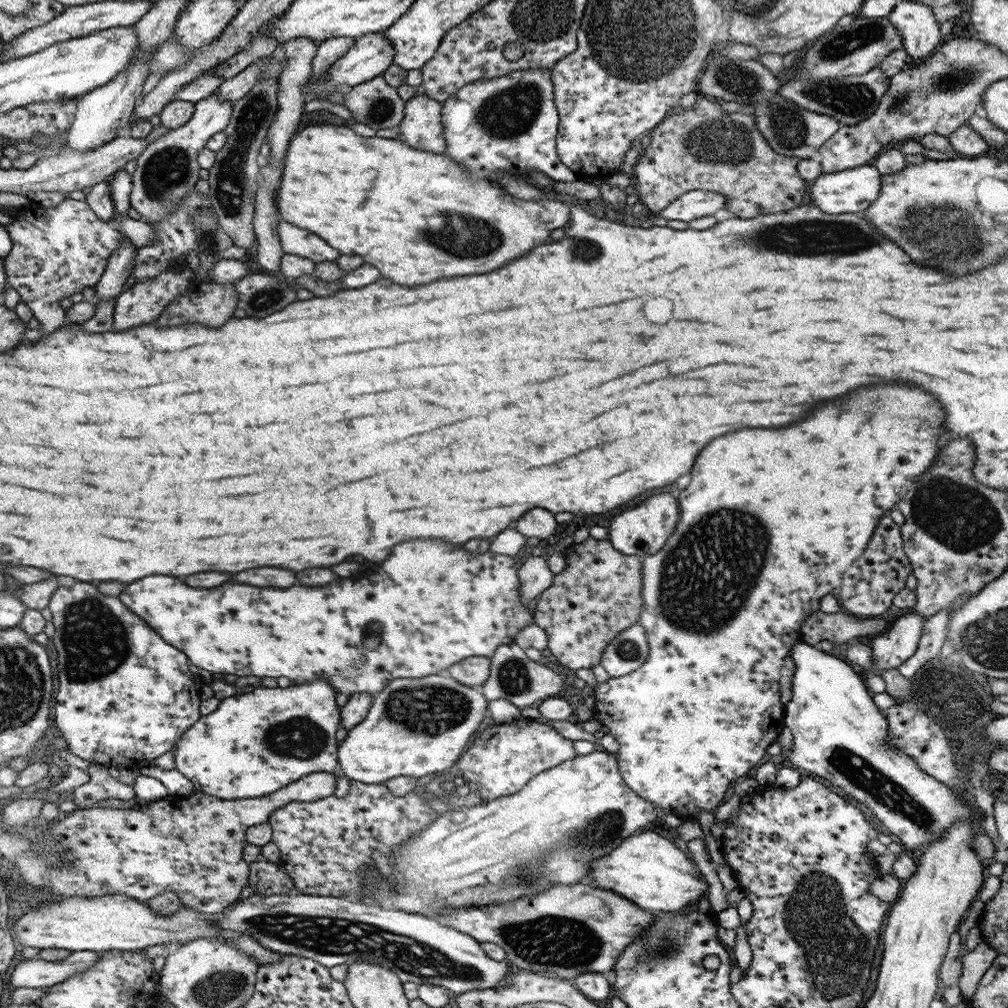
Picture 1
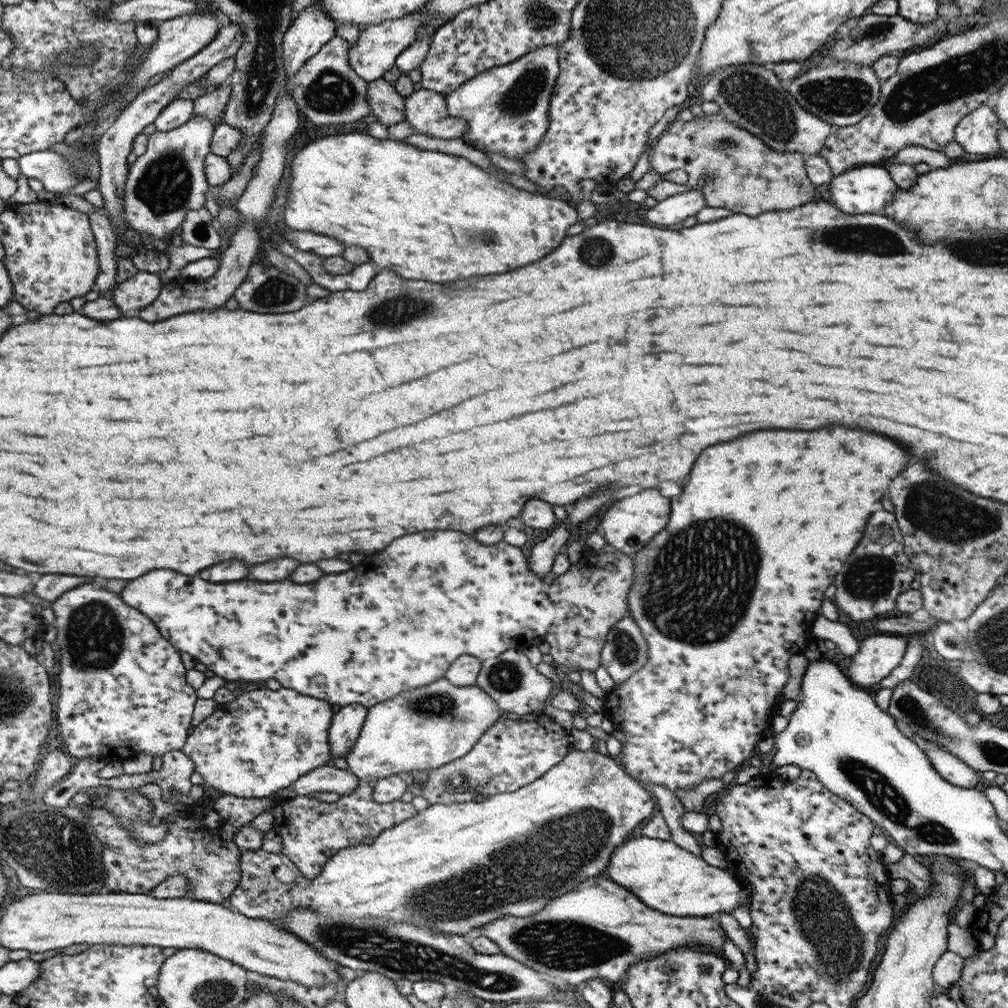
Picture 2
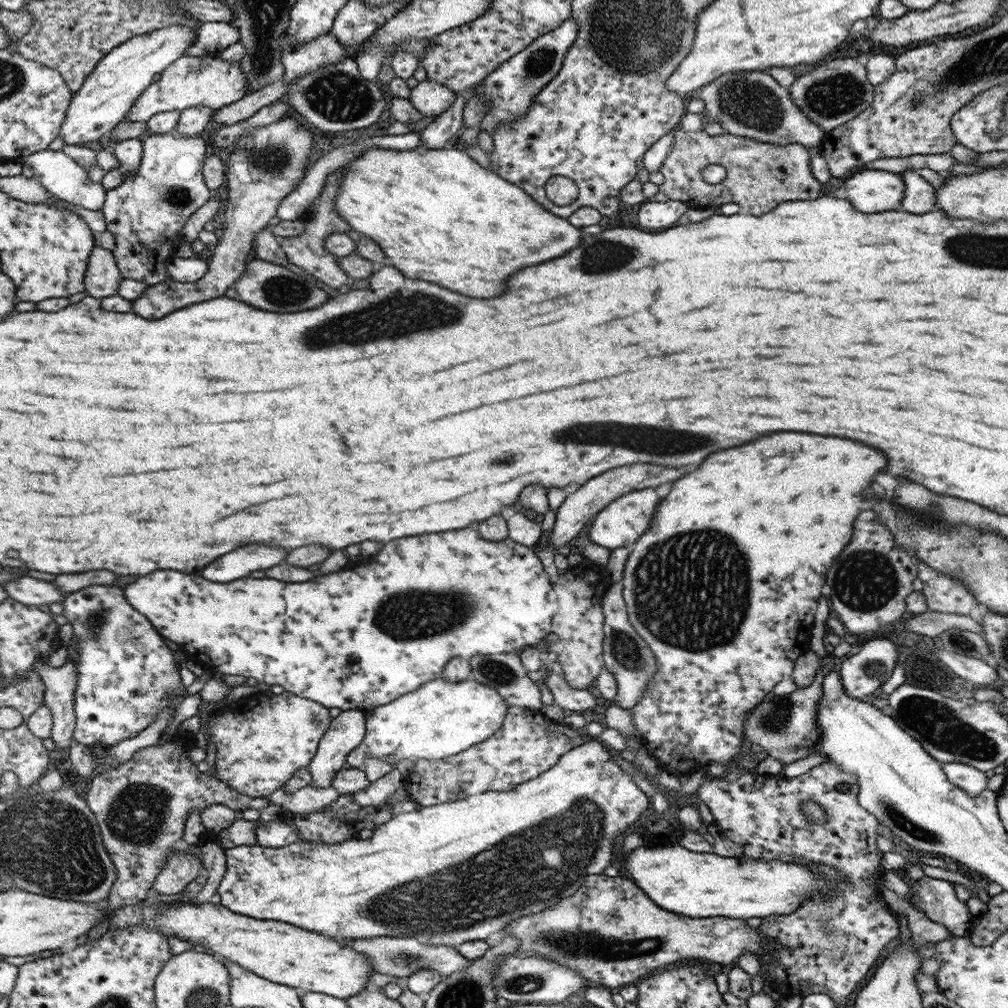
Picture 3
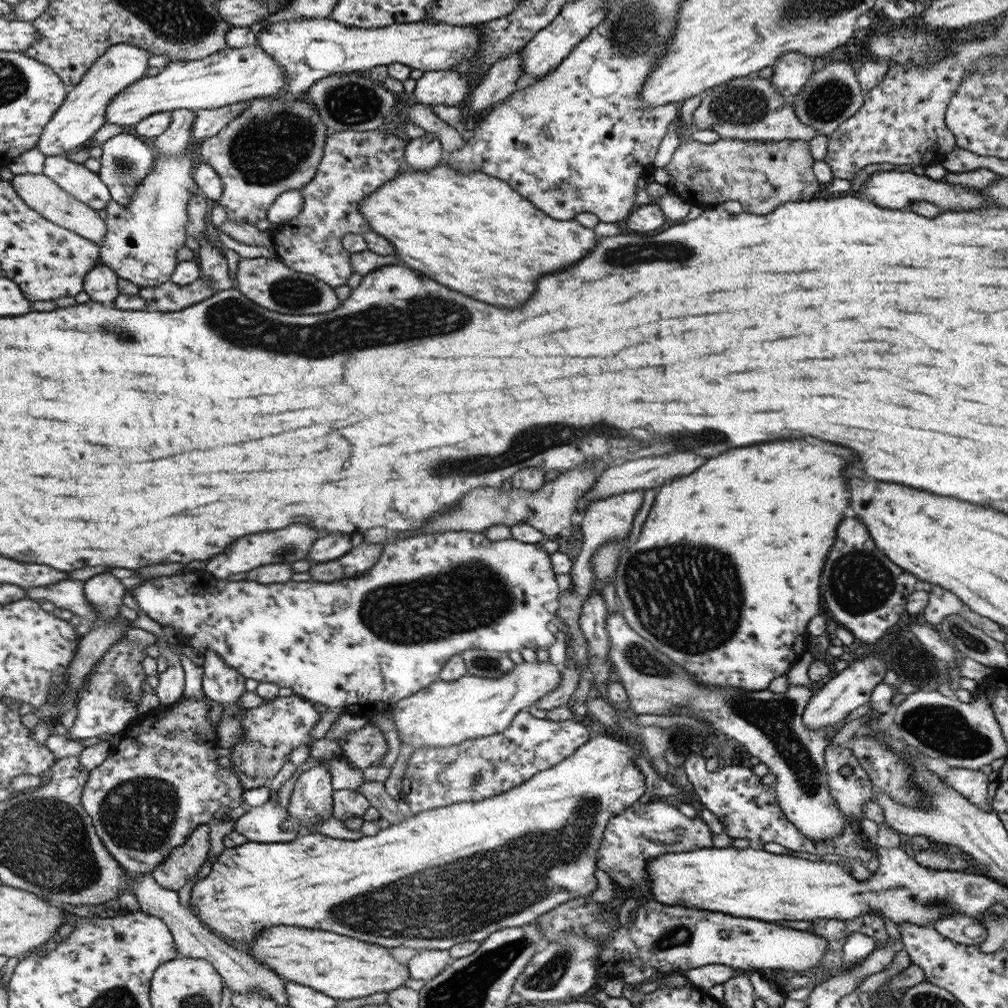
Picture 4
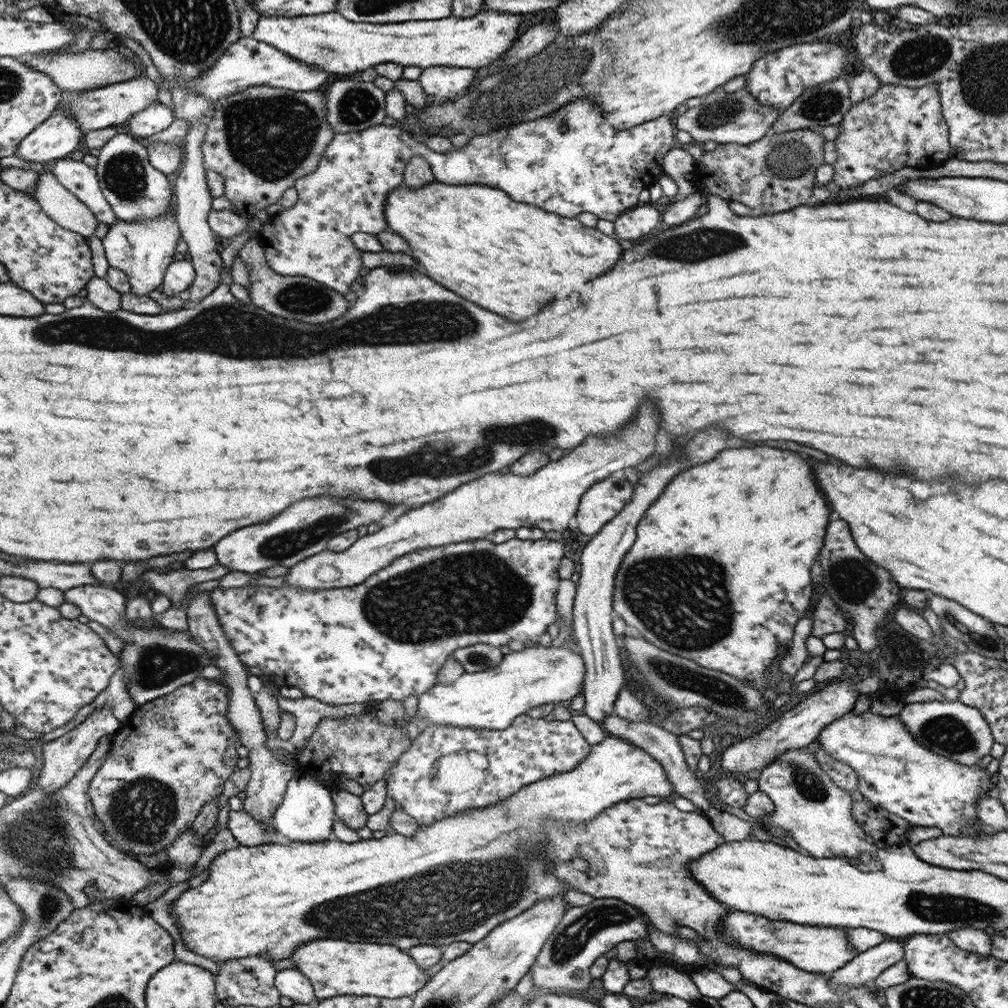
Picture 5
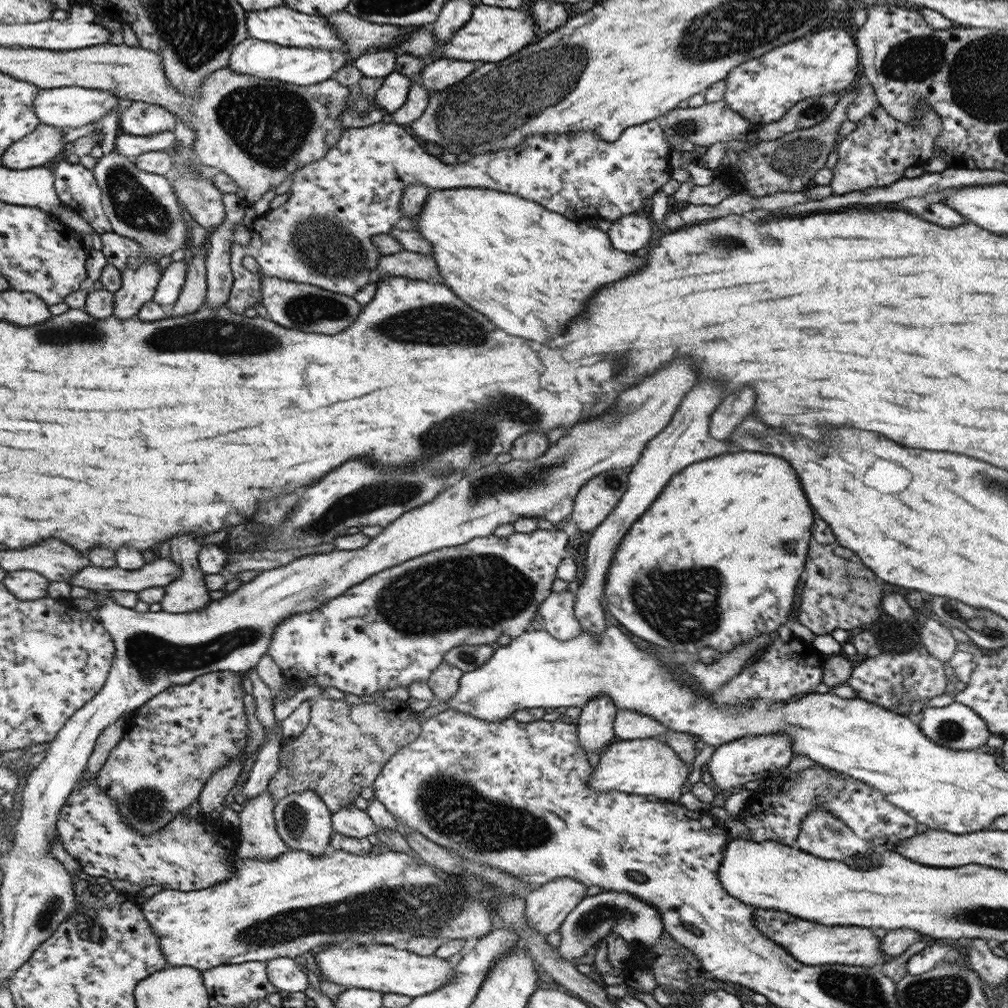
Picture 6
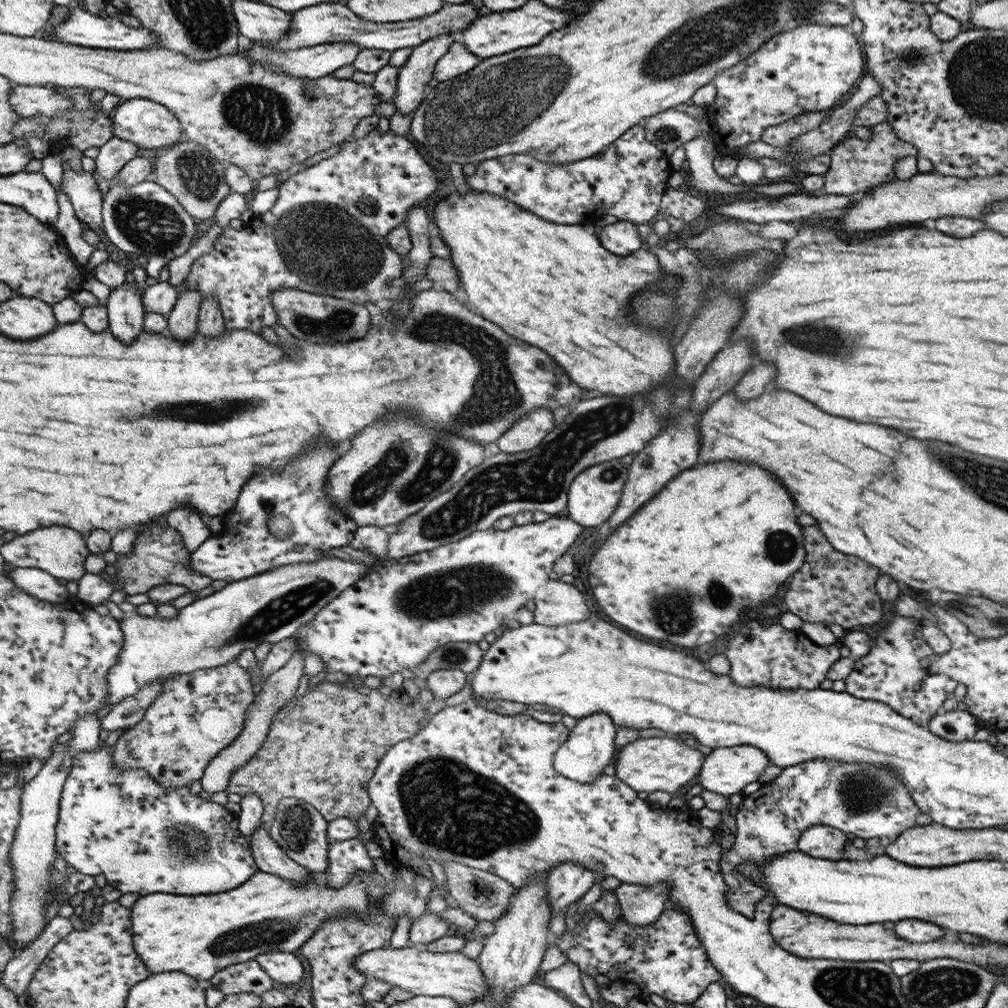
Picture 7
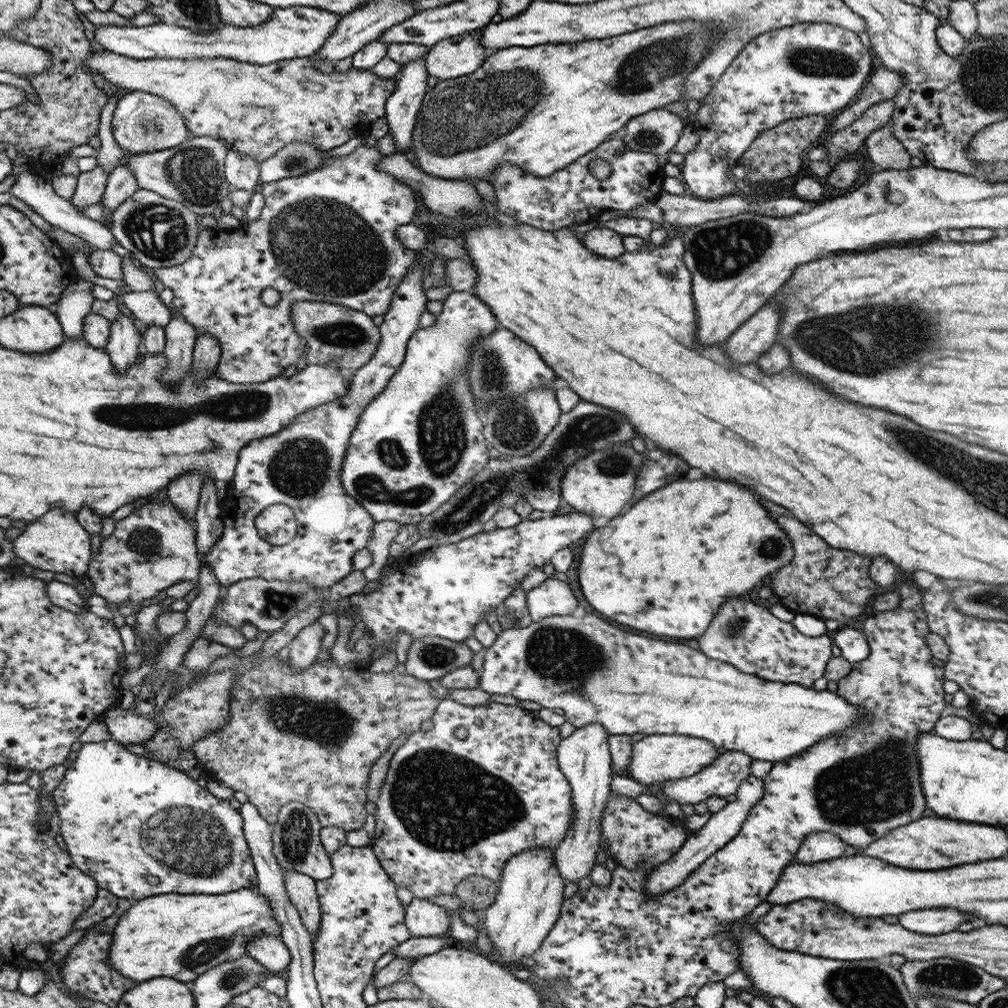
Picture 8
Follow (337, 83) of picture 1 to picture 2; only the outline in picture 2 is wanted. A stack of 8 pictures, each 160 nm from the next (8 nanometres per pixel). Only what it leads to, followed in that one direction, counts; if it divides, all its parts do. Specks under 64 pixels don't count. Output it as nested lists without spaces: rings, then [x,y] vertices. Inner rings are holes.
[[[420,8],[406,16],[394,20],[384,20],[380,24],[366,27],[359,39],[349,47],[348,62],[354,72],[368,82],[383,78],[384,73],[395,66],[395,59],[407,47],[420,37],[433,34],[444,23],[445,16],[431,16],[427,10]]]

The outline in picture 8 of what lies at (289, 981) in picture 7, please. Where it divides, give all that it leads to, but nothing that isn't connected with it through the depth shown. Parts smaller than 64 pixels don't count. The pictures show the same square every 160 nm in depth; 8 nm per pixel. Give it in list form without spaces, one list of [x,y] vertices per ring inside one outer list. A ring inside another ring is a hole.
[[[255,936],[248,944],[247,956],[254,958],[258,964],[263,964],[268,971],[284,972],[288,970],[293,959],[287,944],[280,936]]]

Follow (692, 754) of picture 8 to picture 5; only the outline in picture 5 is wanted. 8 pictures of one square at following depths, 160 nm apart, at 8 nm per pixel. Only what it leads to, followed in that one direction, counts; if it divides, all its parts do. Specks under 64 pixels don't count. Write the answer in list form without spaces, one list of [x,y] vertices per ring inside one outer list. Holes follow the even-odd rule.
[[[618,737],[605,738],[591,746],[591,752],[587,759],[577,764],[576,770],[564,772],[564,774],[556,774],[544,780],[538,780],[534,784],[524,788],[522,791],[516,792],[508,799],[504,799],[502,803],[488,805],[484,808],[470,809],[463,813],[456,813],[452,816],[444,817],[428,826],[419,826],[418,830],[411,836],[395,833],[385,835],[380,839],[361,839],[360,843],[348,844],[338,839],[328,839],[324,842],[292,842],[291,844],[260,844],[259,846],[242,846],[222,852],[220,856],[216,856],[214,860],[208,864],[210,873],[208,878],[204,880],[198,887],[189,887],[174,900],[170,905],[170,914],[176,922],[176,926],[180,930],[184,944],[188,950],[192,950],[196,954],[201,954],[206,958],[211,958],[218,963],[218,960],[226,962],[229,960],[256,957],[260,953],[269,954],[272,958],[282,960],[283,958],[291,958],[291,954],[295,948],[302,943],[320,938],[333,938],[338,940],[347,940],[348,942],[372,943],[372,944],[390,944],[392,946],[403,949],[404,951],[413,946],[420,944],[429,944],[430,946],[445,947],[452,942],[470,942],[474,944],[479,940],[486,938],[488,934],[499,924],[507,922],[515,916],[526,912],[539,900],[560,896],[564,898],[567,891],[571,889],[571,884],[560,880],[555,875],[555,864],[552,861],[542,858],[540,854],[534,854],[534,848],[540,843],[544,843],[543,822],[549,818],[555,820],[565,820],[574,824],[585,824],[589,820],[594,820],[602,811],[610,808],[613,804],[618,804],[623,800],[645,799],[657,800],[660,797],[668,796],[673,792],[672,783],[668,781],[668,775],[664,771],[663,766],[656,760],[652,759],[644,749],[636,747],[630,742],[626,742]]]

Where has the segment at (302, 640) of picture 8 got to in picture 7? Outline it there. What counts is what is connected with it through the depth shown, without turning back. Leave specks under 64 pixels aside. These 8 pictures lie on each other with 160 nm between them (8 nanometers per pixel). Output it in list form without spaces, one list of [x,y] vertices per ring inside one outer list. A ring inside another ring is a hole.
[[[299,651],[293,653],[293,657],[282,667],[280,670],[273,672],[266,676],[261,683],[256,695],[255,703],[252,704],[252,708],[249,709],[247,718],[247,727],[244,728],[243,733],[235,740],[235,743],[228,746],[228,748],[221,751],[219,755],[216,755],[211,760],[209,766],[204,772],[204,776],[200,779],[202,789],[209,794],[215,792],[222,792],[228,787],[232,773],[238,771],[238,768],[242,768],[249,760],[256,755],[256,752],[260,750],[266,737],[268,737],[268,729],[270,729],[270,723],[272,723],[272,717],[284,707],[284,705],[295,696],[295,692],[298,688],[298,682],[304,675],[304,656]]]

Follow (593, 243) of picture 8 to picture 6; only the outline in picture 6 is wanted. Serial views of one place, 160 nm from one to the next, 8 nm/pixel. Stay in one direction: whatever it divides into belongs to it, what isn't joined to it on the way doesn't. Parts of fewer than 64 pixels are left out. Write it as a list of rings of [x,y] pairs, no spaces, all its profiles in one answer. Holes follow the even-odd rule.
[[[649,211],[621,216],[612,222],[608,237],[616,250],[634,254],[645,248],[654,234],[652,230],[653,218]]]

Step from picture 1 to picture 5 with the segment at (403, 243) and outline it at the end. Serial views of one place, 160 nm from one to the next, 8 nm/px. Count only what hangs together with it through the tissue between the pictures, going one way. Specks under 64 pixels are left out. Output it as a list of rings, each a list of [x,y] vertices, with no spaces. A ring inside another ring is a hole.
[[[434,180],[415,189],[402,184],[388,194],[384,212],[388,230],[404,238],[412,256],[428,268],[432,280],[440,280],[444,288],[460,292],[460,296],[490,312],[500,312],[500,316],[512,316],[512,320],[520,322],[538,314],[558,294],[570,294],[576,286],[610,270],[623,250],[619,242],[596,228],[586,228],[576,217],[546,212],[516,201],[502,189],[483,184],[453,185]]]

